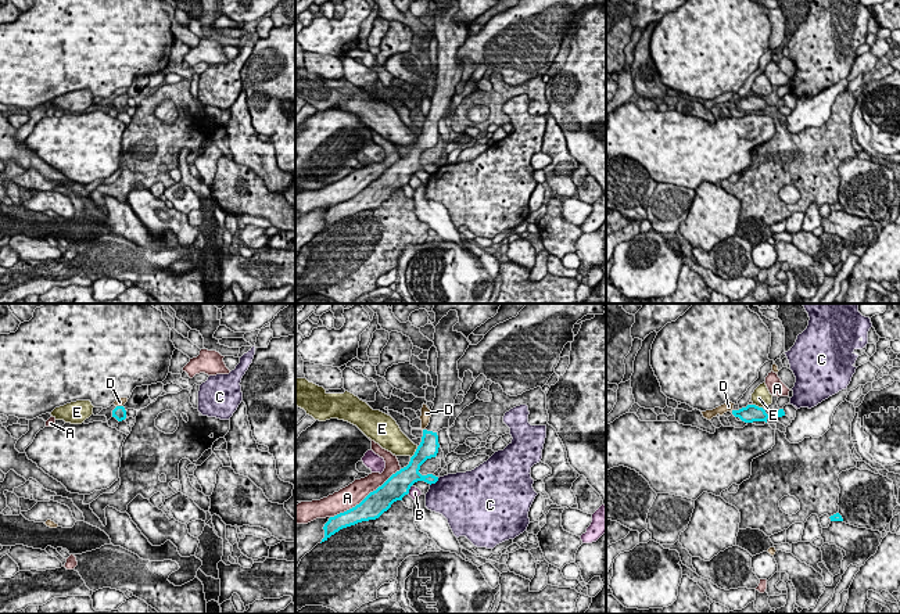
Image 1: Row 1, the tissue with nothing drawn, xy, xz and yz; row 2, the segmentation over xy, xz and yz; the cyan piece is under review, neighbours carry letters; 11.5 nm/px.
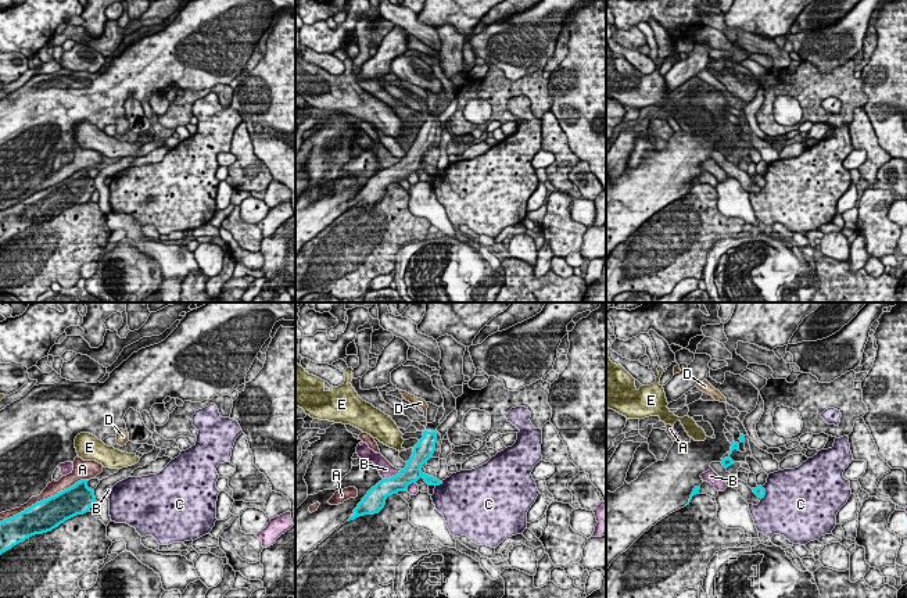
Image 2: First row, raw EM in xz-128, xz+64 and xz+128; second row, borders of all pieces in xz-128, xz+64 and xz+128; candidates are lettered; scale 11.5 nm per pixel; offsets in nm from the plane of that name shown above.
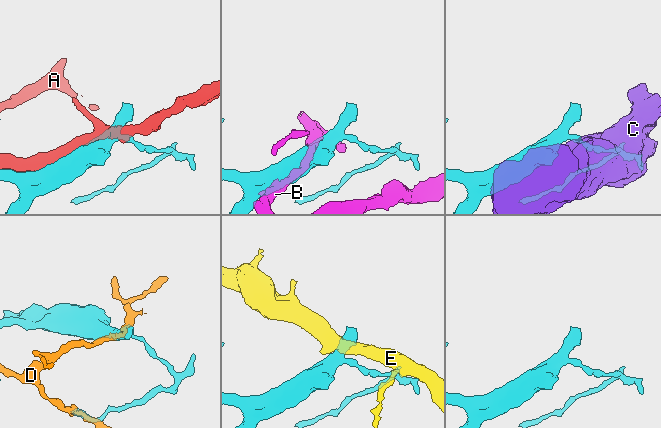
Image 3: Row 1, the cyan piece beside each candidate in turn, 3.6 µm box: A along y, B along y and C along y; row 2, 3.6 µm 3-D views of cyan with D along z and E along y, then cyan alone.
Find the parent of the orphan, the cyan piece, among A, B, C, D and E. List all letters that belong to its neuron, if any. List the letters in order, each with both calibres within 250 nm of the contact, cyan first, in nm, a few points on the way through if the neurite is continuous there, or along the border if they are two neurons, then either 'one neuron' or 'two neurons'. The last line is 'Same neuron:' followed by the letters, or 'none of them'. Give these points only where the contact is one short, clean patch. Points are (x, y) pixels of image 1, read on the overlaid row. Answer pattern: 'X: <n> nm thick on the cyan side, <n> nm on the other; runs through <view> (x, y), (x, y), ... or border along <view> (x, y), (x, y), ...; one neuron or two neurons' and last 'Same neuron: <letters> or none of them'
A: 280 nm thick on the cyan side, 260 nm on the other; two neurons
B: 280 nm thick on the cyan side, 130 nm on the other; two neurons
C: 140 nm thick on the cyan side, 480 nm on the other; two neurons
D: 160 nm thick on the cyan side, 100 nm on the other; two neurons
E: 220 nm thick on the cyan side, 280 nm on the other; border along xz (418, 446), (411, 458); two neurons
Same neuron: none of them

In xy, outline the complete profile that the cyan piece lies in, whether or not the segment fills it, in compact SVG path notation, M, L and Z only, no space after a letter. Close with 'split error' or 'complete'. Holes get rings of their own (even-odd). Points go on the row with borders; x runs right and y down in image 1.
M148 385L136 387L128 399L128 402L123 406L116 406L112 410L112 417L115 417L118 421L122 421L126 419L126 412L129 409L140 410L147 407L151 403L151 399L148 396Z; split error

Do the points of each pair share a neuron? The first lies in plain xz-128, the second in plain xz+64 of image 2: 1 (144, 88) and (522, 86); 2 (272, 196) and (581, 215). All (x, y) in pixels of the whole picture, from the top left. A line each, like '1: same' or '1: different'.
1: different
2: different

